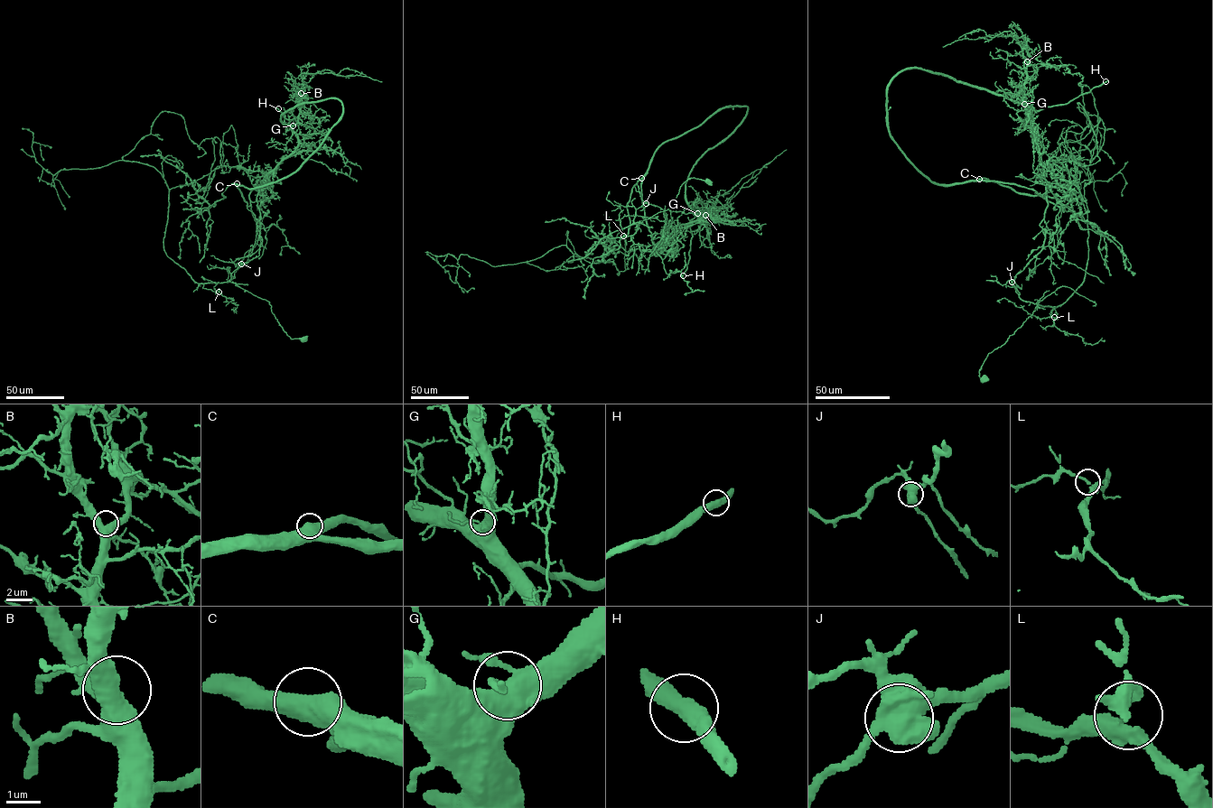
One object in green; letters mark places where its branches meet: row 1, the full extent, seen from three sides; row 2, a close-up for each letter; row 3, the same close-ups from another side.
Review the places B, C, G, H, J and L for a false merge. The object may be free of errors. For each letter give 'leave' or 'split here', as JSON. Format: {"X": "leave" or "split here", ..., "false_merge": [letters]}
{"B": "leave", "C": "leave", "G": "leave", "H": "leave", "J": "split here", "L": "leave", "false_merge": ["J"]}

